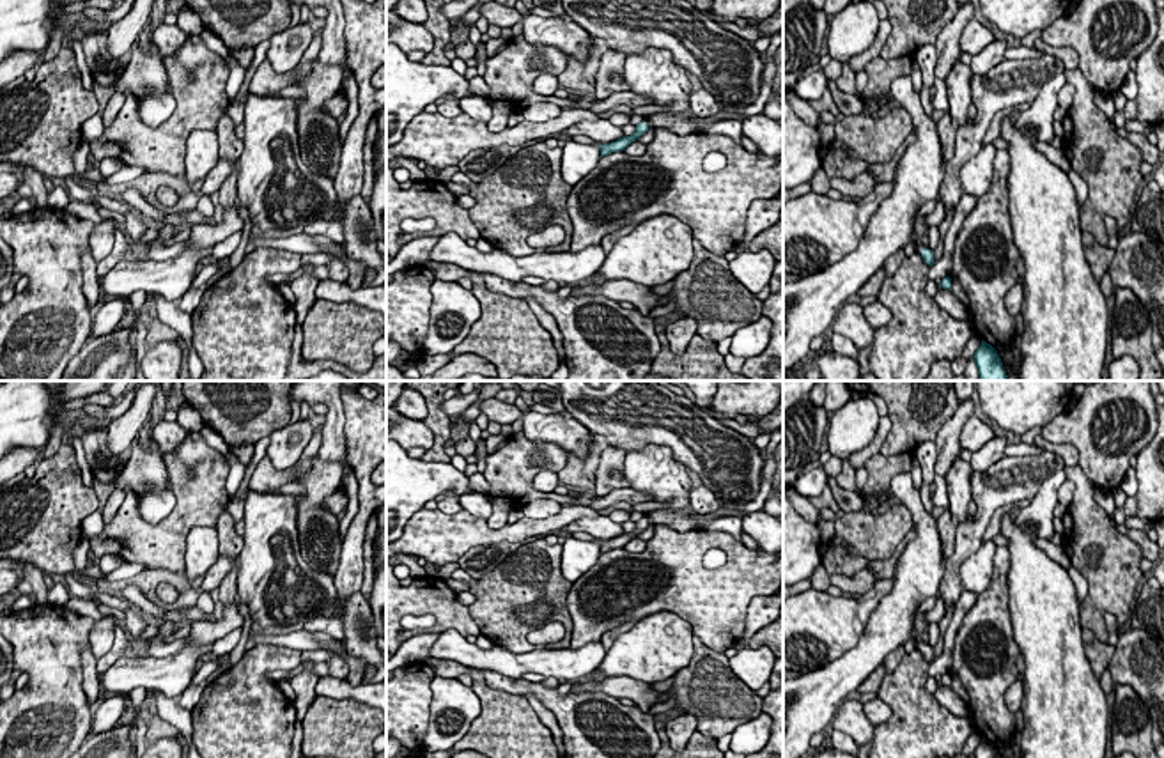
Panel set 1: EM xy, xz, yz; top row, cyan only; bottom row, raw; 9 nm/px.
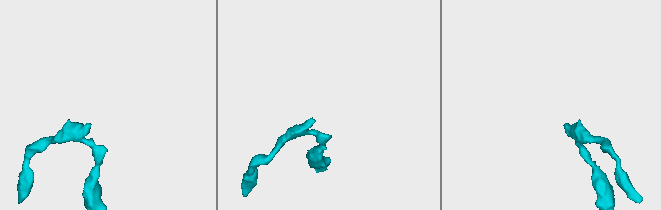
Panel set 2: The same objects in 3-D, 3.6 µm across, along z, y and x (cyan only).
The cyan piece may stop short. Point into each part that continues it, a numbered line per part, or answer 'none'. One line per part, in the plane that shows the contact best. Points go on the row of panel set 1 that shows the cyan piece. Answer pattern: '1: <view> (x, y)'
1: yz (810, 305)

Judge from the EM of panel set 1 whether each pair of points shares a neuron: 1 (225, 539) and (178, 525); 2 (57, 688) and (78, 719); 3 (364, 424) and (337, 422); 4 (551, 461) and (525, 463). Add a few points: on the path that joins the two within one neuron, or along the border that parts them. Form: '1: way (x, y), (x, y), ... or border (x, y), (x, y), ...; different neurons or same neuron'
1: border (227, 510), (215, 526); different neurons
2: way (57, 695), (71, 712); same neuron
3: border (341, 399), (346, 459), (349, 463); different neurons
4: way (544, 461), (532, 461); same neuron

